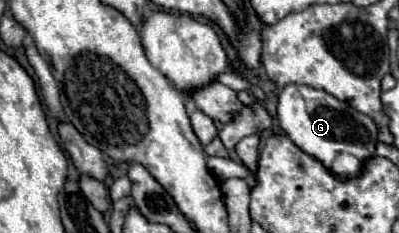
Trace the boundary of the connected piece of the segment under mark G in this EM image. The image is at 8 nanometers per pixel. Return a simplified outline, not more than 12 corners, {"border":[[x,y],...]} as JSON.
{"border":[[283,87],[277,119],[327,167],[375,153],[375,123],[321,89]]}

